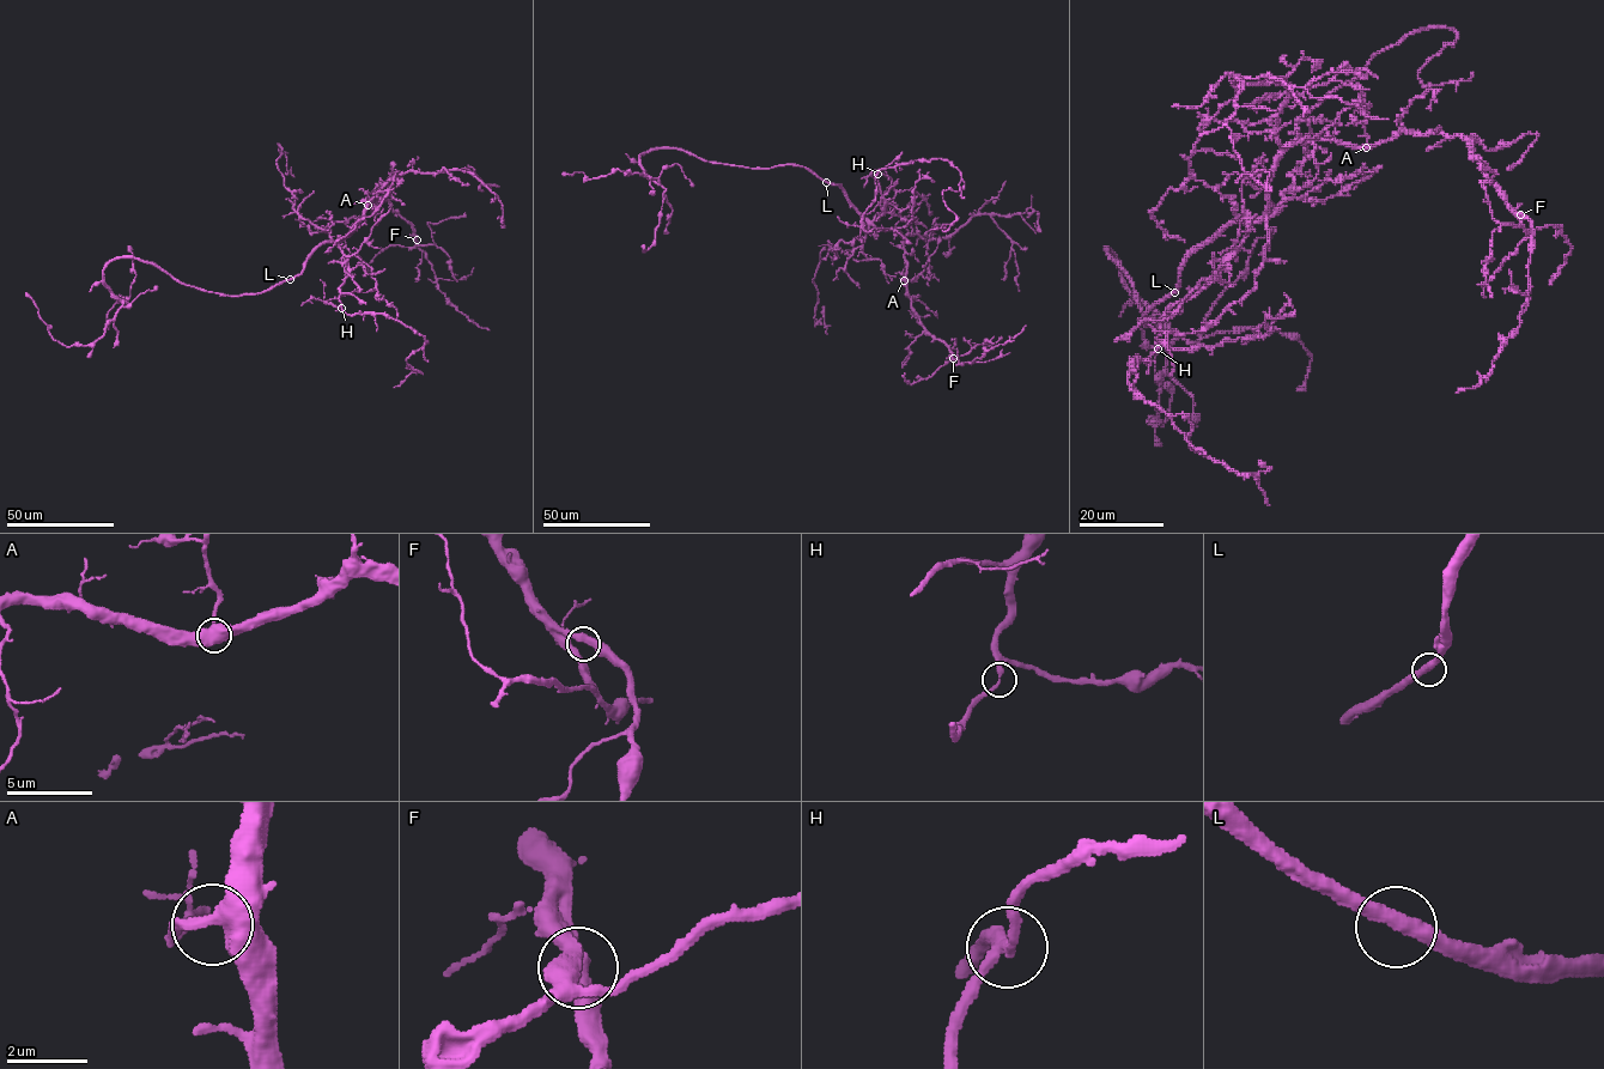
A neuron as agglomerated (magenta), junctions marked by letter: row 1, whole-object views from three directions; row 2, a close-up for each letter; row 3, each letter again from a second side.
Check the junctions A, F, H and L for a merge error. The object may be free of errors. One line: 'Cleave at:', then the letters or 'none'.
Cleave at: none

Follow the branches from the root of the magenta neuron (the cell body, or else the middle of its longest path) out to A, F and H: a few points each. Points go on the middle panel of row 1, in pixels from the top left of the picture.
A: (827, 182), (838, 183), (846, 199), (875, 226), (894, 229), (899, 235), (907, 263), (904, 280)
F: (827, 182), (838, 183), (875, 226), (894, 229), (901, 237), (911, 309), (927, 332), (948, 347), (953, 358)
H: (827, 182), (838, 183), (848, 200), (873, 222), (882, 213), (885, 202), (875, 175), (878, 174)

